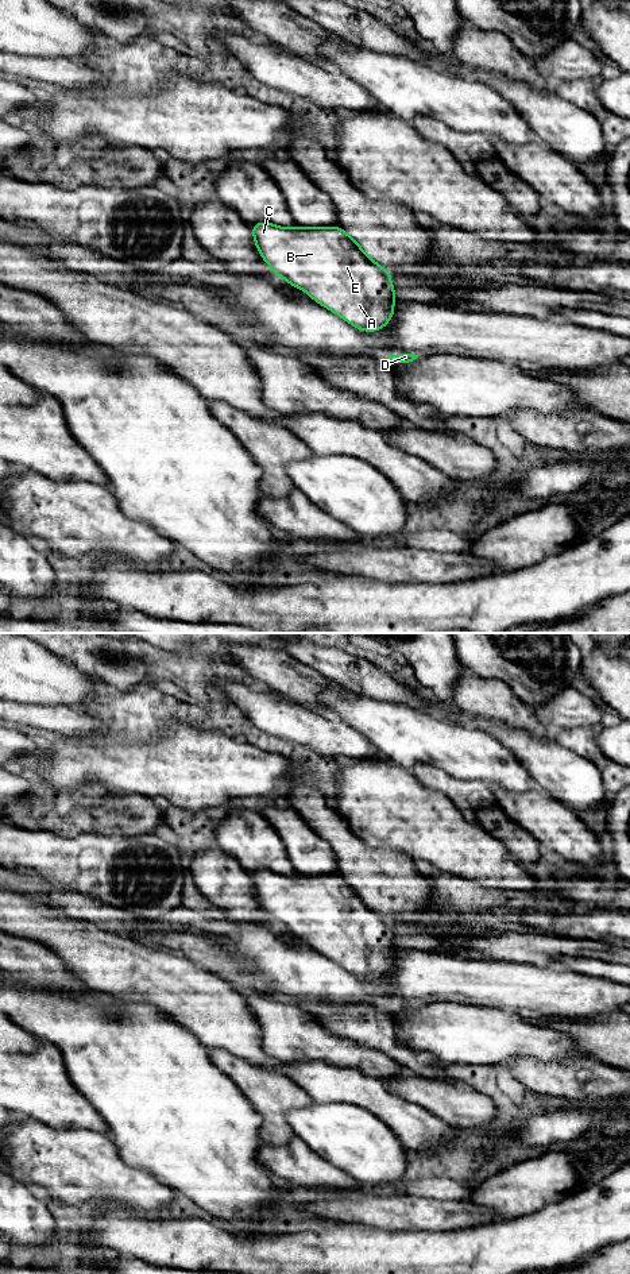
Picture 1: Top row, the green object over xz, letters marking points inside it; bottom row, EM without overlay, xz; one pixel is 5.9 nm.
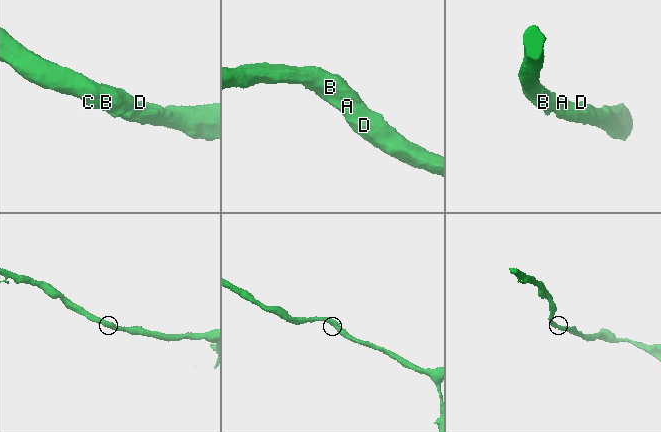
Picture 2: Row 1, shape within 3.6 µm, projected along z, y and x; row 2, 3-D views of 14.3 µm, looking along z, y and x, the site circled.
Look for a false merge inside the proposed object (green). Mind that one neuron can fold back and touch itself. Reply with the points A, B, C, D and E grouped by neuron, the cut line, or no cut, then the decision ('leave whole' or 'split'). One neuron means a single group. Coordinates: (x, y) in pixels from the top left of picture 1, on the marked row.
A B C D E; no cut; leave whole

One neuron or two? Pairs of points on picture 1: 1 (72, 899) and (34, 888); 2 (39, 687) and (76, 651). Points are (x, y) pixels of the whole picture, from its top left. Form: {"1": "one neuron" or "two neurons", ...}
{"1": "one neuron", "2": "two neurons"}

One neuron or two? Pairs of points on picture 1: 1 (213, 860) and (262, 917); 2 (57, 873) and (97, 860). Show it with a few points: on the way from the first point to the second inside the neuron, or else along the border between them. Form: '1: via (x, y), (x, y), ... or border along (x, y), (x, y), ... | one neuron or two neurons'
1: via (219, 875), (247, 903) | one neuron
2: via (66, 869), (88, 869) | one neuron

